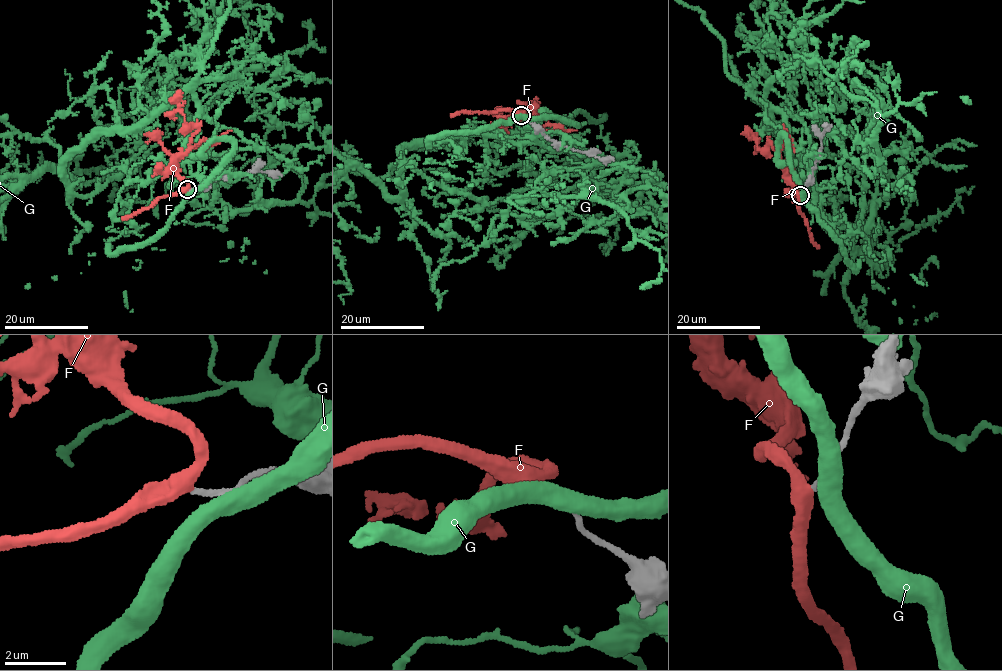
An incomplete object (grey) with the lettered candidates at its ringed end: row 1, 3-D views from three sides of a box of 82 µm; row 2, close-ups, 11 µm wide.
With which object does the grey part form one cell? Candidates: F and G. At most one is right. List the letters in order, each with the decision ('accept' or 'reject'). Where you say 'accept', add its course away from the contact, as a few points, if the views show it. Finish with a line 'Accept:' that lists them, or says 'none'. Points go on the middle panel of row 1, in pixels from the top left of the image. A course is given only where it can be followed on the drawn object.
F: accept
G: reject
Accept: F

